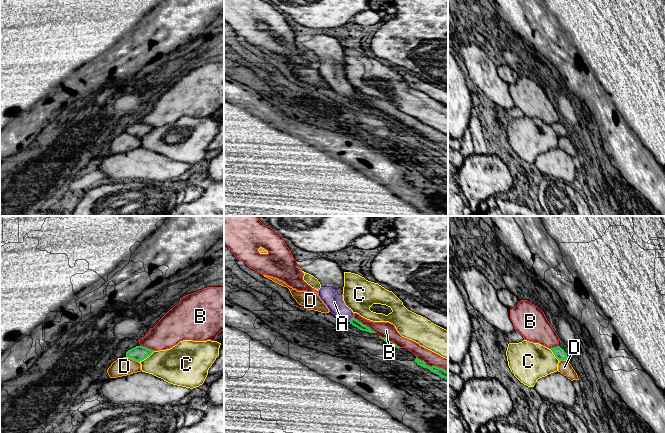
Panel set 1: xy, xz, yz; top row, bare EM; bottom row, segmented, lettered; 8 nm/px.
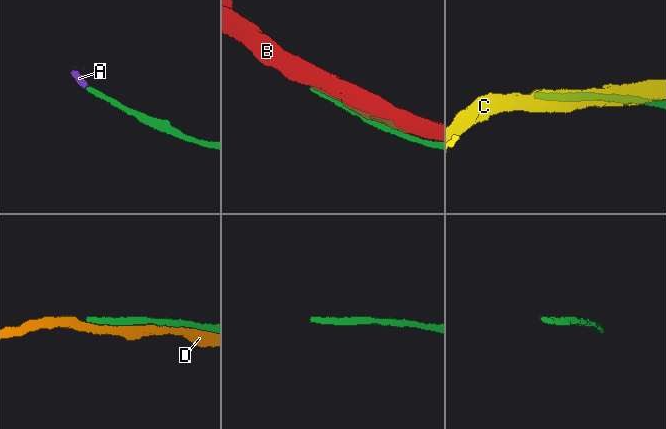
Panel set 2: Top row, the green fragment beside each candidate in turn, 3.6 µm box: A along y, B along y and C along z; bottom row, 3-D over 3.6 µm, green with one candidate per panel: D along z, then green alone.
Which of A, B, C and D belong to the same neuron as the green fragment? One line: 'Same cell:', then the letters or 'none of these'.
Same cell: A

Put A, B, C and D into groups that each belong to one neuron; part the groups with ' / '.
A / B / C / D

